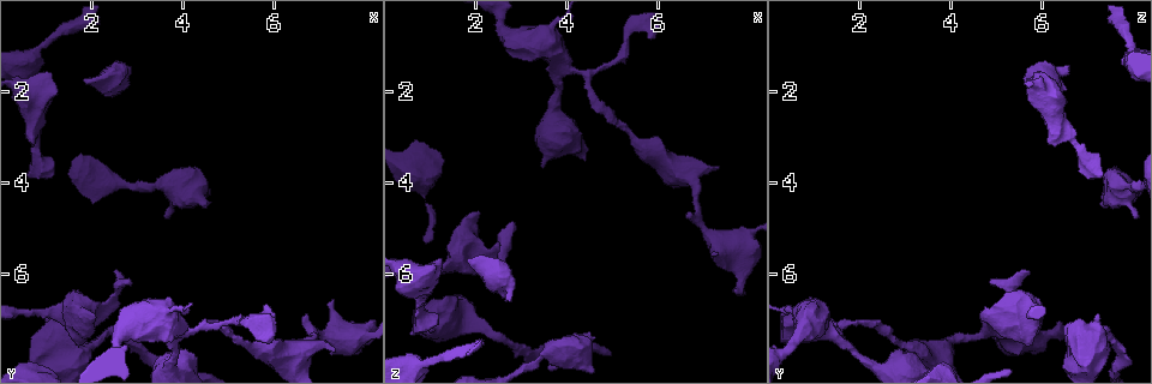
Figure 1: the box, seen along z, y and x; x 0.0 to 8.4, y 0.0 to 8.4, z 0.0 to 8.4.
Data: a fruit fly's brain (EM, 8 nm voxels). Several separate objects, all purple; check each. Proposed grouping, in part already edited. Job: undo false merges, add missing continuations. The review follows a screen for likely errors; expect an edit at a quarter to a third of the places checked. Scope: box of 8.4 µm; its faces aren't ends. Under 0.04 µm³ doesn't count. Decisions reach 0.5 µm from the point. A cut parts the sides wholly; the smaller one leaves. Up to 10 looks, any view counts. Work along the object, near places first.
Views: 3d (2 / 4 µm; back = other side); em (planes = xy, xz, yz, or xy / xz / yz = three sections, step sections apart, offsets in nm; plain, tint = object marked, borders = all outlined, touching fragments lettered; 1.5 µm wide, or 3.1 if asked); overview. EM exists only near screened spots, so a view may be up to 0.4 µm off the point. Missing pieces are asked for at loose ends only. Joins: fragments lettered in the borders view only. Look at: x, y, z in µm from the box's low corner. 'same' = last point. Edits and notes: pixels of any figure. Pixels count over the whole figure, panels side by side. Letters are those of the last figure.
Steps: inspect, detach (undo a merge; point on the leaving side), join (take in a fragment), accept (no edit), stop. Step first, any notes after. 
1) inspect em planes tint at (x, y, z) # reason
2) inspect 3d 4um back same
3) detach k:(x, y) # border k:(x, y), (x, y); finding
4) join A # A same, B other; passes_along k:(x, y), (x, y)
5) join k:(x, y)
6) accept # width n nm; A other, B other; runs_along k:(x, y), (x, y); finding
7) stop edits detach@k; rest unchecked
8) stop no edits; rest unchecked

inspect 3d 4um at (3.55, 6.90, 0.65) # sharp bend

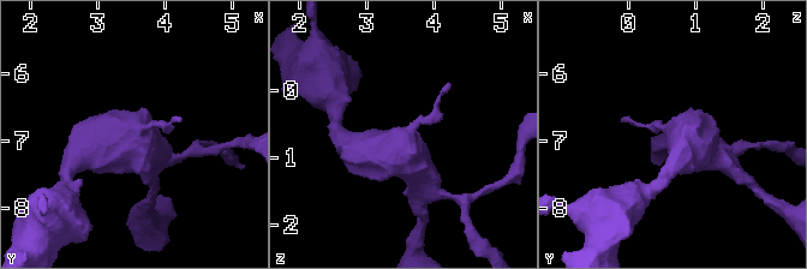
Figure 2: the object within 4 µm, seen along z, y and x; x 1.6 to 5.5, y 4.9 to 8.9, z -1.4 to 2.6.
inspect em planes tint at (3.60, 6.80, 0.70)

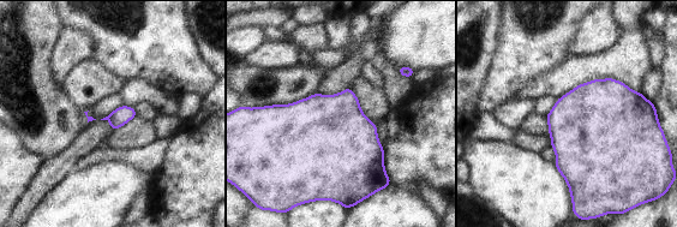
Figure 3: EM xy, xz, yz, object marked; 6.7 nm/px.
inspect em planes borders same # see the neighbours

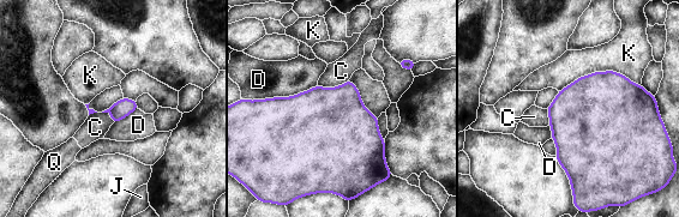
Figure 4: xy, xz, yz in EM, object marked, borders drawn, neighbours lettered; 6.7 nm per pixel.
accept # longest_contact K 550 nm; C other, D other, J other, K other, Q other; border 4:(317, 84), (289, 96), (259, 100); continuous, no second neuron

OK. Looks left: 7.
inspect em planes borders at (2.05, 6.85, 4.65) # branch stops here

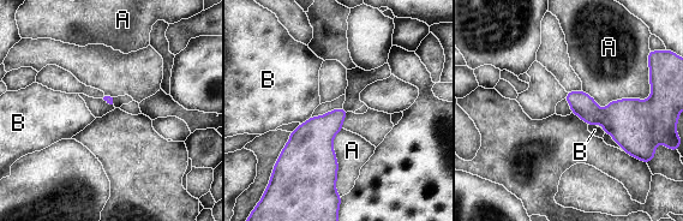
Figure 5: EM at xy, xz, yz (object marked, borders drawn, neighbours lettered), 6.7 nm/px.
accept # longest_contact A 480 nm; A other, B other; border 5:(649, 69), (582, 89); none of them fits

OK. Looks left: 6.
inspect em xy step 8 tint at (2.80, 1.50, 6.65) # end of a long branch

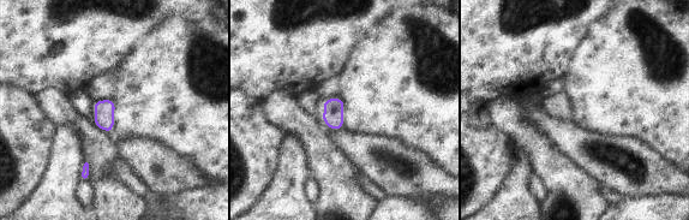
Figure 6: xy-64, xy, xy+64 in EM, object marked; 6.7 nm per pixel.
inspect em planes borders same # cut it another way

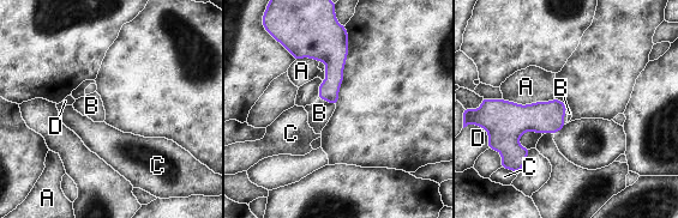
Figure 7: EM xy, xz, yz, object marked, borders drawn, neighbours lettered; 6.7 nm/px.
join B # longest_contact A 360 nm; A other, B same, C other, D other; it goes on there

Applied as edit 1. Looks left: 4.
inspect em planes plain at (7.30, 7.65, 3.65) # branch stops here

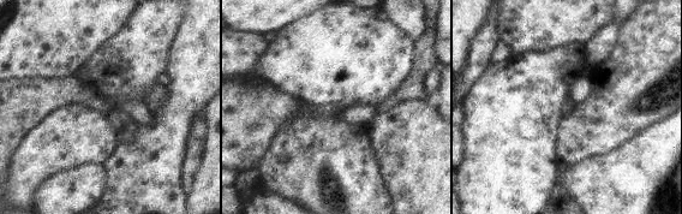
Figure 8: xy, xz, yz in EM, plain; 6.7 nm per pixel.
inspect em planes borders same

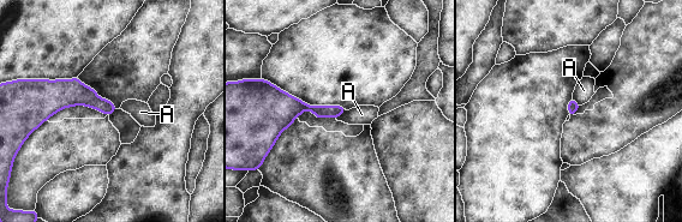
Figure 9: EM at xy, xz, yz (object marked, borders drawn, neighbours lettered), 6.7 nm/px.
accept # A other; border 9:(345, 109), (335, 118); no lettered fragment goes on from it

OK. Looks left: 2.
stop edits join@7; rest unchecked

